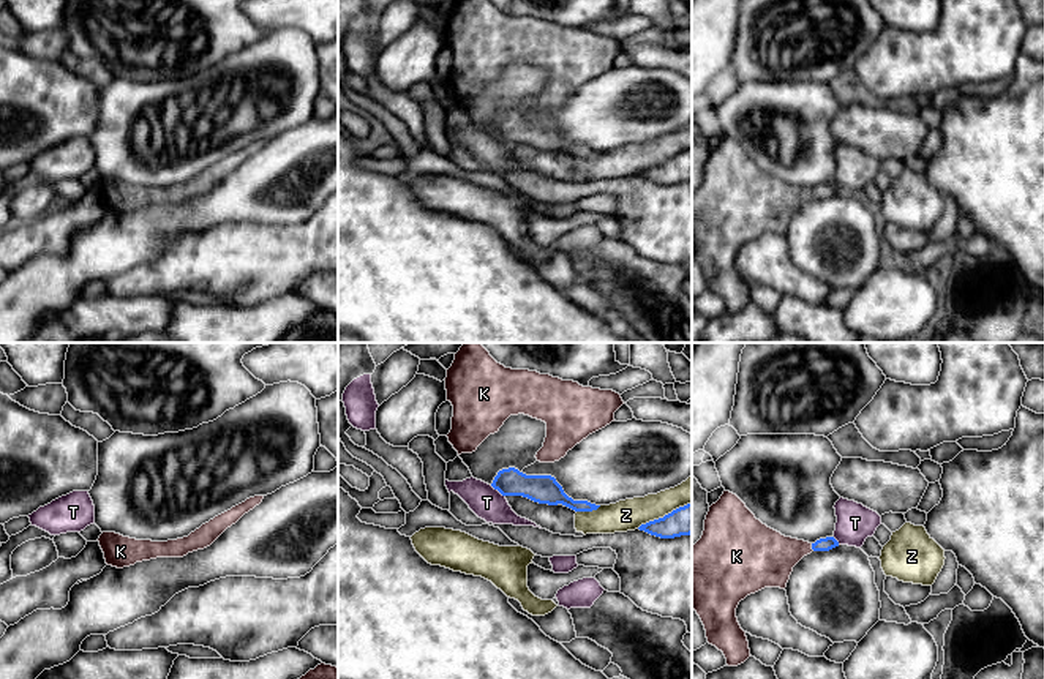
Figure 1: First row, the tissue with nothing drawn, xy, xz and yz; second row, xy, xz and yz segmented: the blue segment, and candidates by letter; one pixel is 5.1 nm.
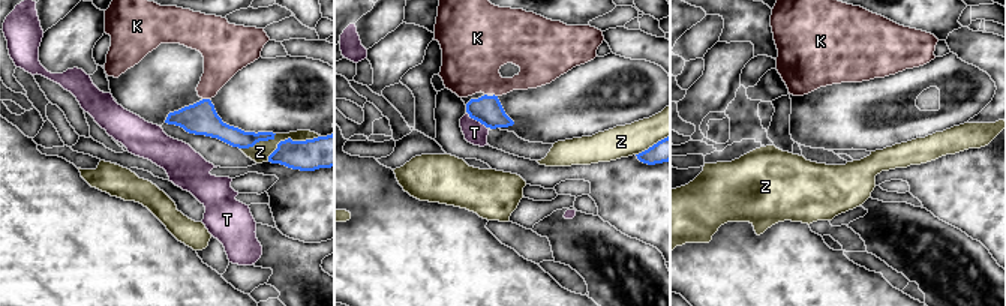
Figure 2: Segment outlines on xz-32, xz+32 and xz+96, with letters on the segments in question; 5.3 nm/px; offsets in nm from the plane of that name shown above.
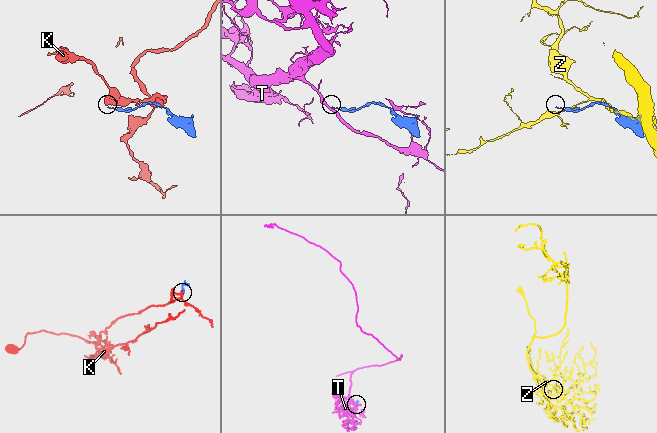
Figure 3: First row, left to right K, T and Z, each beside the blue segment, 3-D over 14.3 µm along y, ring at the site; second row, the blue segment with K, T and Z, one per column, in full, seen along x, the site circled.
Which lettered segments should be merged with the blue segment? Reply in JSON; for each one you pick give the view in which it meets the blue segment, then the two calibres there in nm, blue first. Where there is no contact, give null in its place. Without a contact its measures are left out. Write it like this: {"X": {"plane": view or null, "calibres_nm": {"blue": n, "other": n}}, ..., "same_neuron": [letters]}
{"K": {"plane": "yz", "calibres_nm": {"blue": 70, "other": 300}}, "same_neuron": ["K"]}

